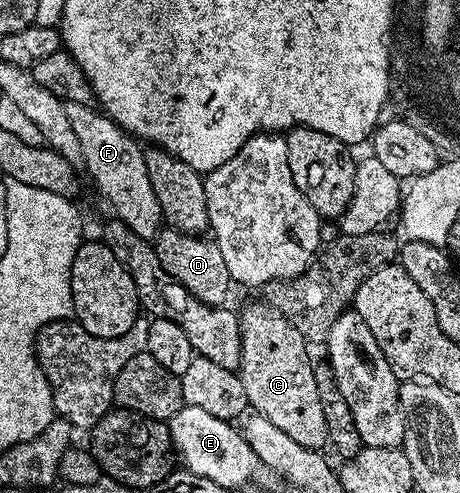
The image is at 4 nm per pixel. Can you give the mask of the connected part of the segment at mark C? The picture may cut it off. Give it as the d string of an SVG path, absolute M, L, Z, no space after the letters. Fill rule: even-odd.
M263 301L250 304L245 311L239 312L239 316L242 361L238 374L246 389L249 408L255 414L266 417L266 421L271 421L276 428L282 429L282 433L298 441L298 445L323 448L328 443L326 413L322 413L322 397L318 397L318 381L314 381L314 359L308 356L308 340L302 337L302 333L298 333L294 325L290 325L290 321L286 321L286 317L282 317L282 313L278 313Z

